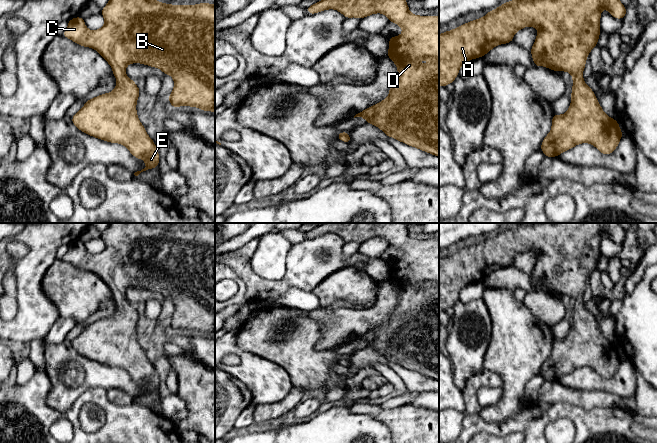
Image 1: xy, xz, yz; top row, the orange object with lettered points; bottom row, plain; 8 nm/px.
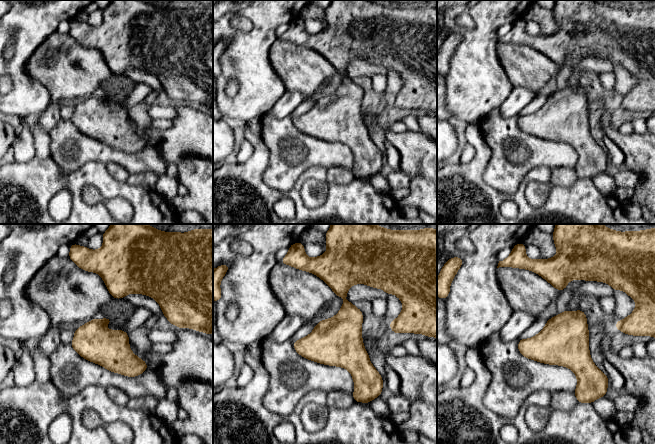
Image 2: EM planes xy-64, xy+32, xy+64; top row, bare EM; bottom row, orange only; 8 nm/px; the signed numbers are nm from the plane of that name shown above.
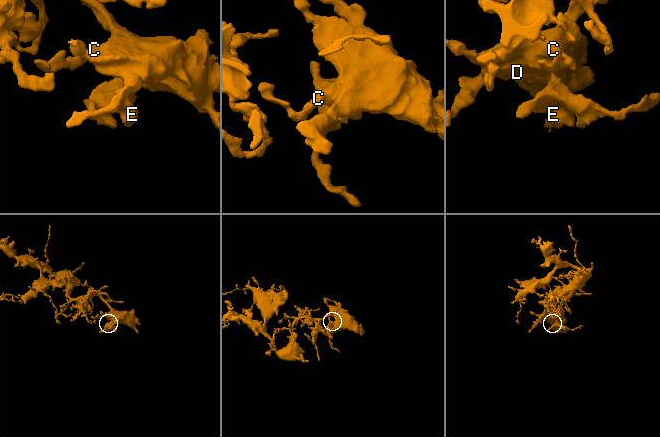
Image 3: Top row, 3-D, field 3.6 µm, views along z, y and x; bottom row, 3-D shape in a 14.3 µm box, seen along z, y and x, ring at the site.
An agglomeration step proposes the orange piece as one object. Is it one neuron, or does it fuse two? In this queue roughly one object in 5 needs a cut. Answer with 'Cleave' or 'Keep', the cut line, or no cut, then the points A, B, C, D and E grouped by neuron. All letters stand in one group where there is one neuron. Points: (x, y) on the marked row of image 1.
Keep. No split. Groups: A B C D E

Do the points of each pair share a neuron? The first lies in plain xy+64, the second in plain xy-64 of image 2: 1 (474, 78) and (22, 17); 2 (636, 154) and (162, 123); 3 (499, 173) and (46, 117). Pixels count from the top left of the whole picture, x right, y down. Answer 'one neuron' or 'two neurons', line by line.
1: one neuron
2: two neurons
3: two neurons

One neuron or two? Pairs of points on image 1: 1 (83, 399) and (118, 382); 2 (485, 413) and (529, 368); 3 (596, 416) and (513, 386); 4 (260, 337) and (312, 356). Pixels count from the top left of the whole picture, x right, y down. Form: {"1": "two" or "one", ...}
{"1": "two", "2": "one", "3": "two", "4": "one"}

